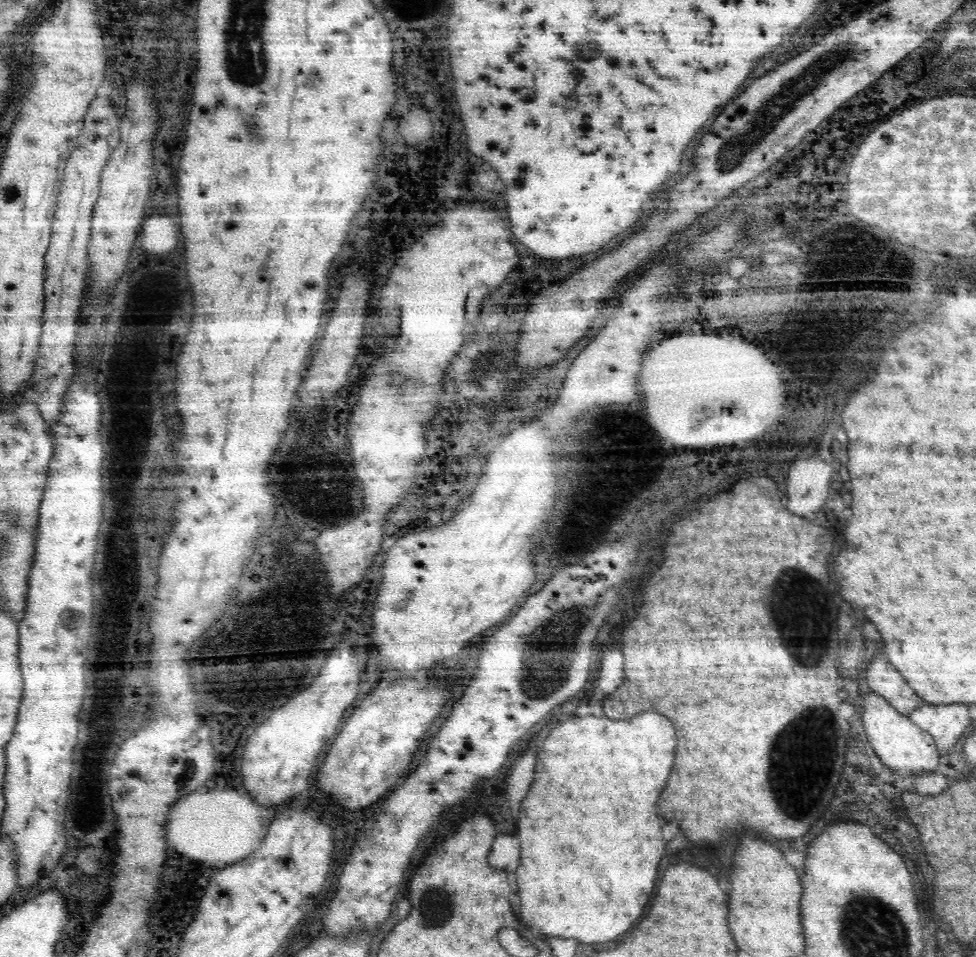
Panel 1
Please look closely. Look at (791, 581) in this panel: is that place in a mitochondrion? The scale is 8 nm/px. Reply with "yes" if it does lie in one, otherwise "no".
yes

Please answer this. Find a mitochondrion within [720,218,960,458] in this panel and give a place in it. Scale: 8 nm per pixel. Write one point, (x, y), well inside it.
(899, 263)

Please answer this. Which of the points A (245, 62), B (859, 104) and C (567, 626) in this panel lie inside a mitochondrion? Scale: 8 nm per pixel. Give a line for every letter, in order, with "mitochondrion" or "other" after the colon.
A: mitochondrion
B: other
C: mitochondrion

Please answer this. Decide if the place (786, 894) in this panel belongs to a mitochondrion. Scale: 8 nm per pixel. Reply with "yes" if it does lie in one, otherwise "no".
no

